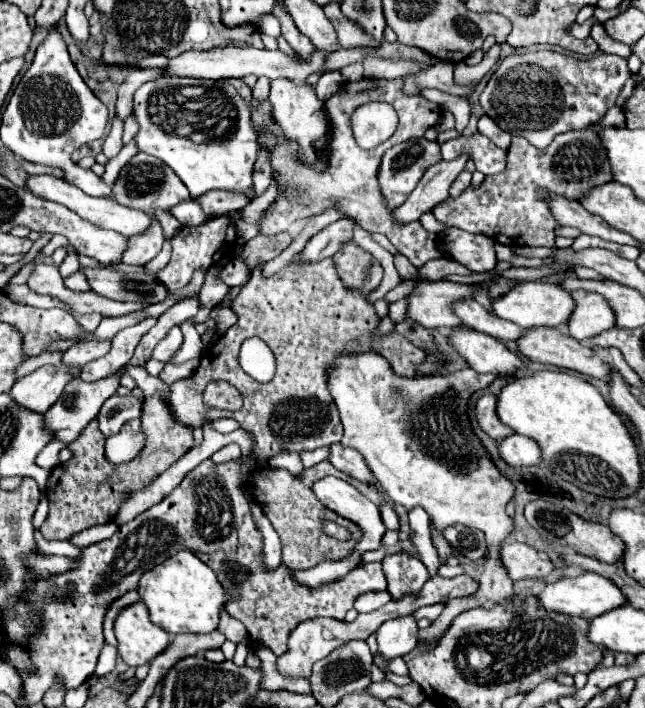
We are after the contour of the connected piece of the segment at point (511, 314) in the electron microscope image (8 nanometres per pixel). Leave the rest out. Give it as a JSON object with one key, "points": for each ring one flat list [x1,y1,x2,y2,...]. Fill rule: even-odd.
{"points":[[536,280,526,281,516,285,514,289,510,289,504,297,496,299,492,303,492,309,496,311,496,315,500,315,500,319,512,321,524,329,532,329,532,327,562,327,568,323,572,311,574,311,574,299,568,291,564,291,560,285,556,283,548,283,548,281]]}

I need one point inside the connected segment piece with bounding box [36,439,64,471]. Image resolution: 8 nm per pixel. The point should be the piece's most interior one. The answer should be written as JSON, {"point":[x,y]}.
{"point":[48,459]}

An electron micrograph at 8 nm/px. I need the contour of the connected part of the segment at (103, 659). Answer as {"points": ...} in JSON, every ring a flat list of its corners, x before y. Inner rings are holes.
{"points":[[104,645,100,657,98,657,98,665,96,665,96,671,94,675,96,677,104,677,108,675,110,671,114,671,116,667,116,657,118,657,118,651,112,647,112,645]]}

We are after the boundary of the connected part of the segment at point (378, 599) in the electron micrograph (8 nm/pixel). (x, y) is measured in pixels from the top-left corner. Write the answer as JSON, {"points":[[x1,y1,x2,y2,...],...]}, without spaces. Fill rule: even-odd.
{"points":[[370,591,370,593,364,593,362,597,356,599,354,603,354,609,358,613,370,613,382,605,386,605,392,597,388,595,388,591]]}

